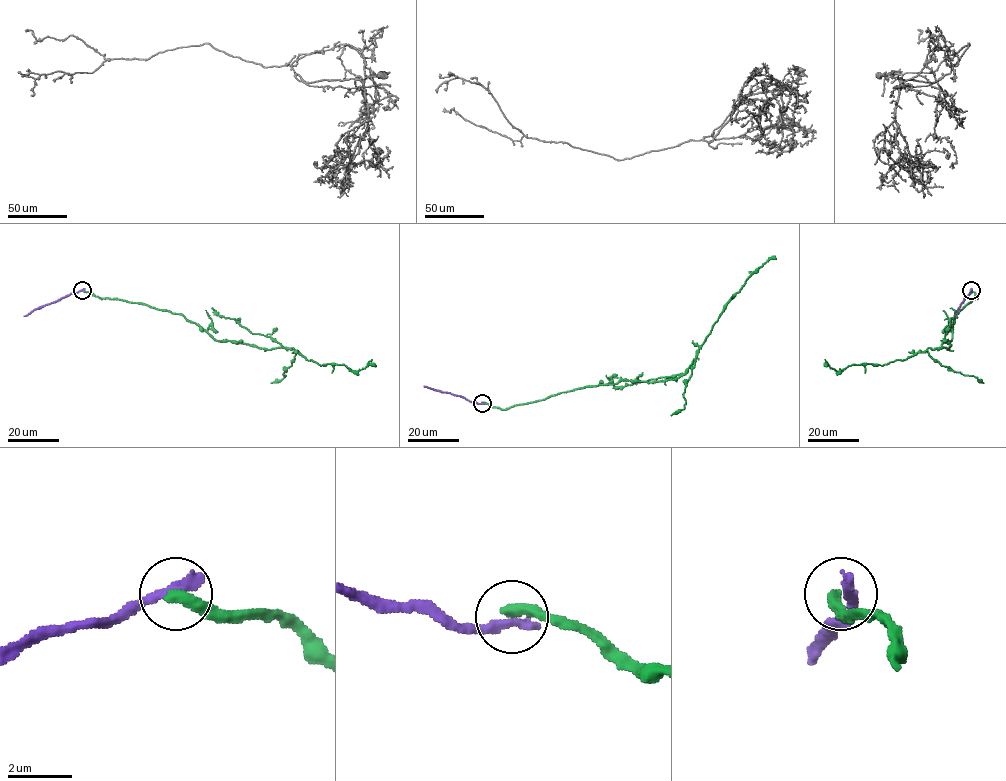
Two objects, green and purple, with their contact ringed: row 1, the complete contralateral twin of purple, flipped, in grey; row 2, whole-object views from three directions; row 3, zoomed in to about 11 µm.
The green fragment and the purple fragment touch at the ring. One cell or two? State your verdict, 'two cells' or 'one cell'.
two cells

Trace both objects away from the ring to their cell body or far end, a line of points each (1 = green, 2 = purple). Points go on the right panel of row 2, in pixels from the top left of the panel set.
1: (970, 290), (977, 299), (956, 314), (947, 349), (929, 348), (886, 364), (848, 365), (837, 372), (826, 366)
2: (971, 290), (954, 316)

